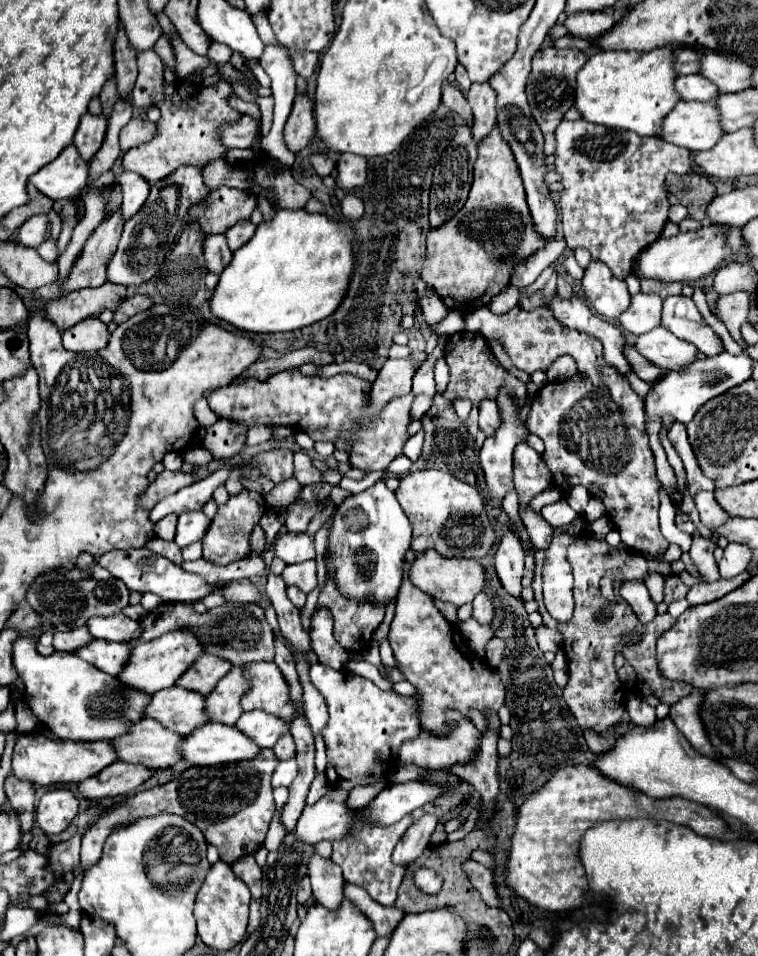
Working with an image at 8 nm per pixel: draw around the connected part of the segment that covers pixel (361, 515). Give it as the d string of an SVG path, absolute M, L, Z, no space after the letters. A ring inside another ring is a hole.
M380 480L362 494L350 496L336 510L330 530L332 560L336 566L336 582L342 594L350 598L370 598L376 604L386 606L390 598L398 594L404 554L410 548L412 528L396 502L394 492Z

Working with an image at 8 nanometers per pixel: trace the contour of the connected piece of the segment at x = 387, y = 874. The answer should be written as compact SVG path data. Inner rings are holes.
M404 816L402 822L396 822L392 826L376 826L368 824L362 828L356 828L354 838L342 838L332 842L332 860L342 868L344 880L362 886L372 900L376 900L382 906L394 906L396 902L396 892L406 876L406 866L404 864L394 864L392 862L392 850L398 844L398 840L404 836L404 832L412 826L412 816Z

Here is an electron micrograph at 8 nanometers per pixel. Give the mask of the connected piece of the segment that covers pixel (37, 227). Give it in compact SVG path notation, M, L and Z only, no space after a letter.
M38 214L38 216L32 216L30 220L26 220L18 232L16 232L16 240L22 244L22 246L30 246L30 248L38 248L44 240L48 240L48 216L46 214Z

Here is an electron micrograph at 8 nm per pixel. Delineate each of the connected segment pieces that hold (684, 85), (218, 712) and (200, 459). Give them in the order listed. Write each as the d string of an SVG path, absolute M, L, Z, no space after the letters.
M700 74L680 76L676 80L676 90L680 90L684 100L716 100L720 96L720 90Z
M234 666L216 686L212 694L208 694L208 714L212 714L212 722L236 724L242 716L240 698L250 690L250 680L244 676L244 666Z
M194 446L194 448L188 448L186 452L182 452L182 458L194 466L202 466L202 464L208 464L212 462L212 454L208 454L208 450L204 446Z

